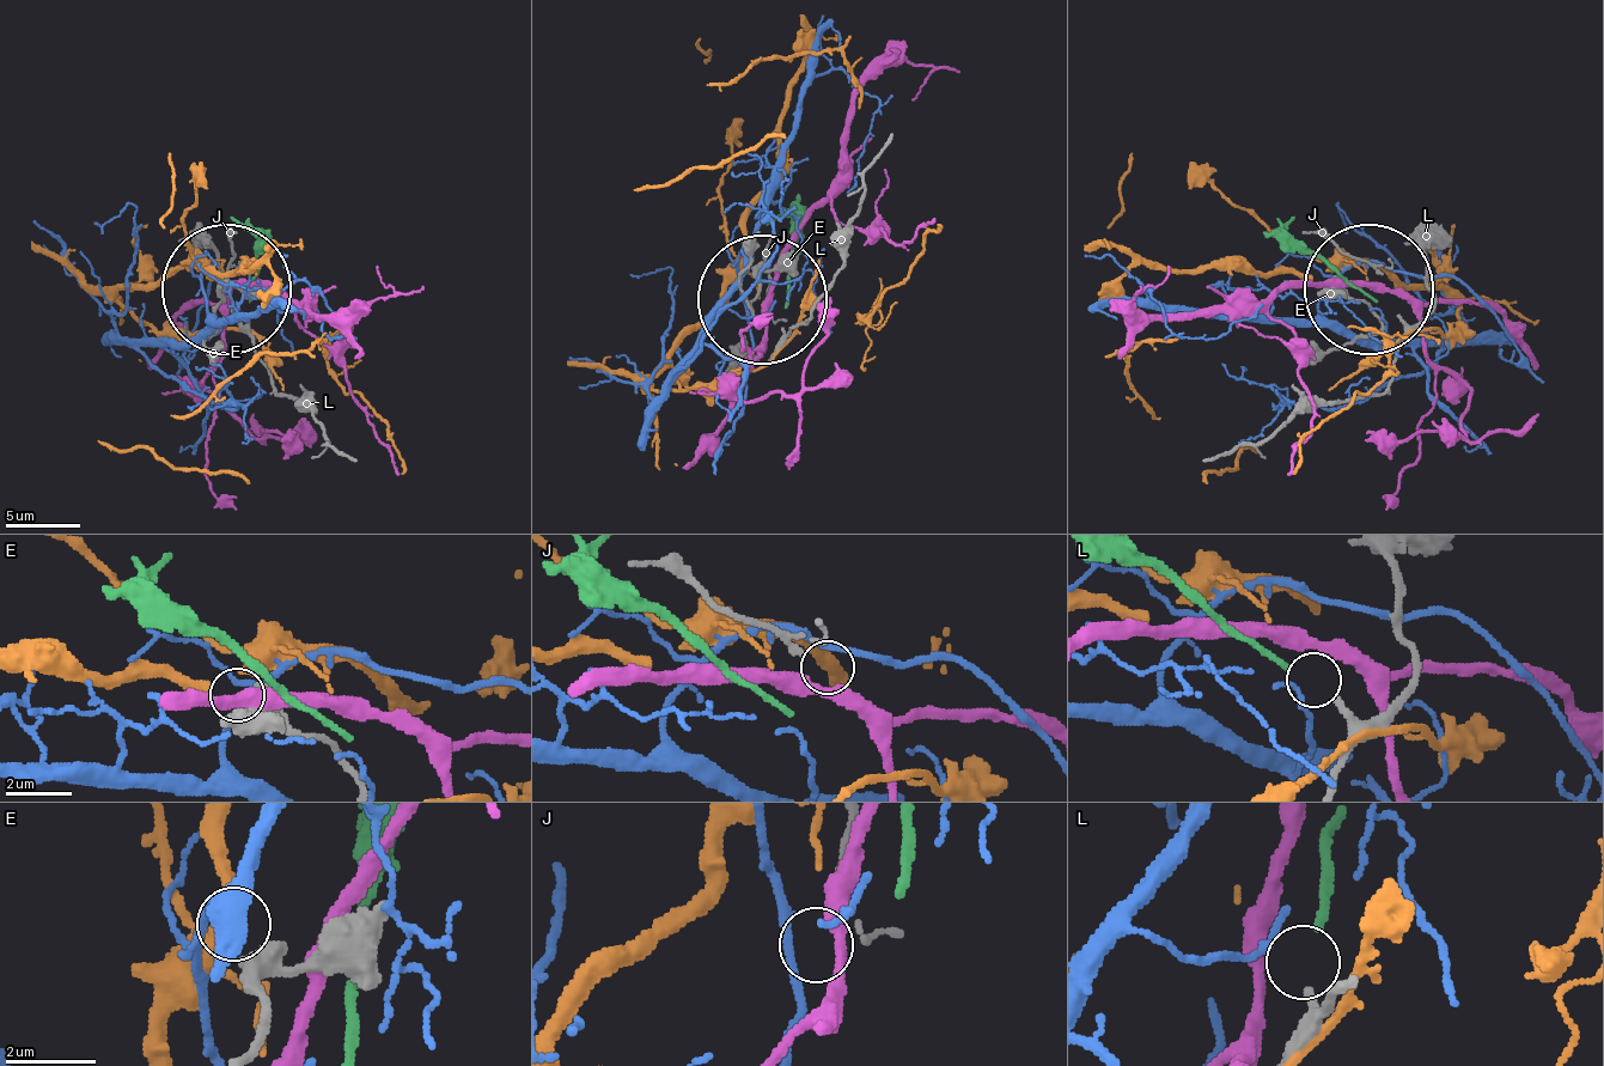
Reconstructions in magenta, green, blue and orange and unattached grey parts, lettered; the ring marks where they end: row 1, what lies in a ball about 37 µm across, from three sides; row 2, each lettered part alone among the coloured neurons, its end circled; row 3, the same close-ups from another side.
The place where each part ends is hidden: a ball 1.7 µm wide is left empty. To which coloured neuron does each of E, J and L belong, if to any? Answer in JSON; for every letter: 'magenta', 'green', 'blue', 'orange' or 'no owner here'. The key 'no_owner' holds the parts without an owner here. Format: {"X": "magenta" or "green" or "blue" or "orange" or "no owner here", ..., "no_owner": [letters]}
{"E": "orange", "J": "no owner here", "L": "green", "no_owner": ["J"]}

